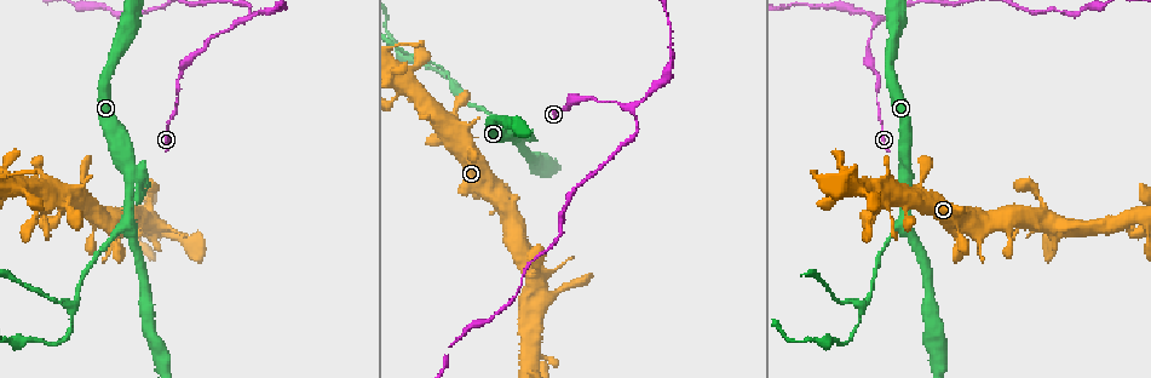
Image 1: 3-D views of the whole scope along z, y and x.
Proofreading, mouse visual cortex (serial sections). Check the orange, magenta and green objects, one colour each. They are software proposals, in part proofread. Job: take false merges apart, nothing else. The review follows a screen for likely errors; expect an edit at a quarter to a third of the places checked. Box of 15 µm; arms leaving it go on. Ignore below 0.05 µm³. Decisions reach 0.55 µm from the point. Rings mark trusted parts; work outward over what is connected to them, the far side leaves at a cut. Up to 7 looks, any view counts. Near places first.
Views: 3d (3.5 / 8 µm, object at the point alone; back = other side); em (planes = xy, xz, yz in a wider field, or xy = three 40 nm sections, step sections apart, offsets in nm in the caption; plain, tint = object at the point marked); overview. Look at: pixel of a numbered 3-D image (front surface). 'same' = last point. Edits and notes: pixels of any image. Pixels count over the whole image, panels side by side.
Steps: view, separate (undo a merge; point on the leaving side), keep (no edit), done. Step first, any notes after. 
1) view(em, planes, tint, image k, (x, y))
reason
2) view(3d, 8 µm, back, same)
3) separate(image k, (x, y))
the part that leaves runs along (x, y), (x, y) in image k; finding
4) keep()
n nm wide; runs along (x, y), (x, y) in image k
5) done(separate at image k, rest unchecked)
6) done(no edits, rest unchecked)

view(3d, 3.5 µm, image 1, (562, 109))

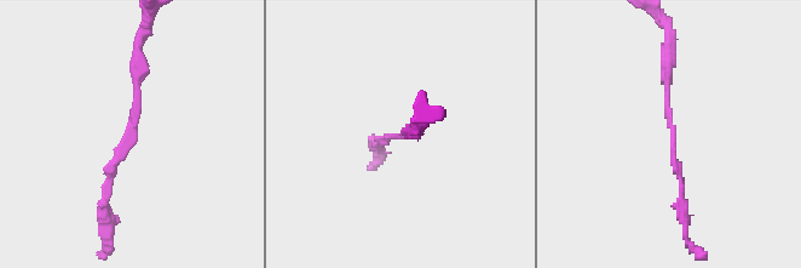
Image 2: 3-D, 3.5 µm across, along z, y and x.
view(em, xy, step 3, tint, image 2, (675, 132))
need the tissue

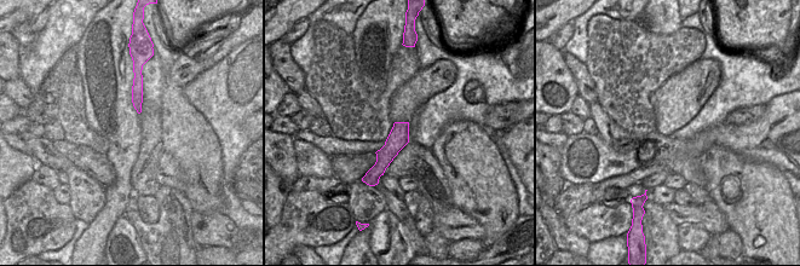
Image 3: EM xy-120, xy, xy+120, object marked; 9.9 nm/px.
keep()
runs along (105, 205), (116, 149), (138, 119), (138, 52) in image 2; all the same cell

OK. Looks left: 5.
view(3d, 3.5 µm, image 1, (906, 175))
narrows sharply

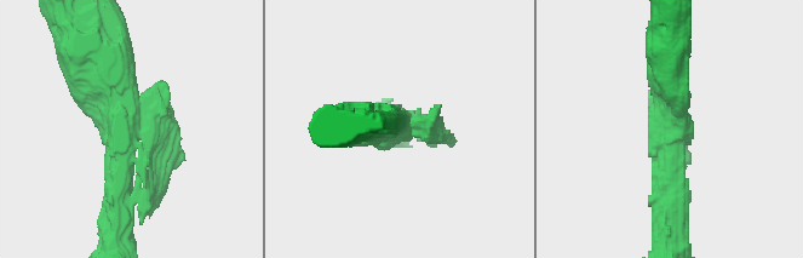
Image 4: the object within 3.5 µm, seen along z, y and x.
view(em, xy, step 1, tint, image 4, (668, 133))

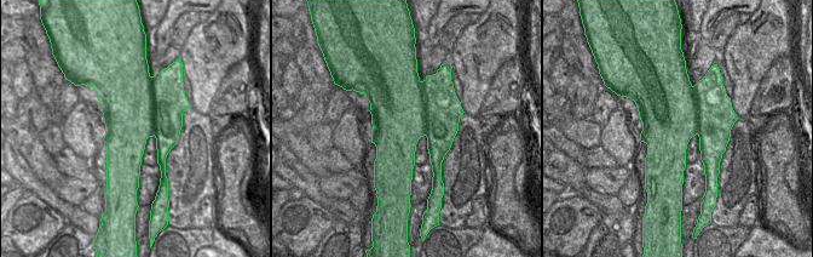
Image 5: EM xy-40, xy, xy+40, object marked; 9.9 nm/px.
separate(image 4, (175, 161))
700 nm wide; border along (150, 76), (153, 131), (155, 135) in image 5; a second cell is stuck on

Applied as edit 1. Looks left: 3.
view(3d, 3.5 µm, back, image 1, (62, 299))
sudden change in width

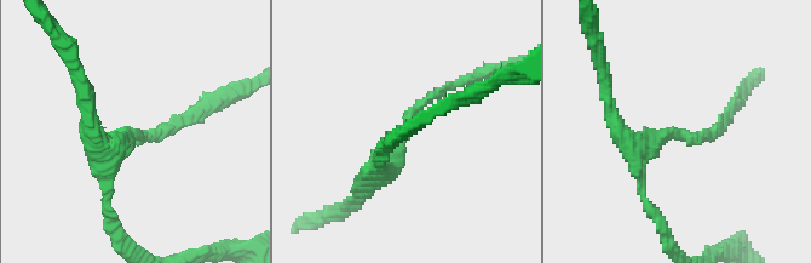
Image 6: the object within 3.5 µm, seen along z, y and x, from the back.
view(em, xy, step 3, tint, image 6, (407, 118))
arms of 150, 350 nm; shape alone is not enough

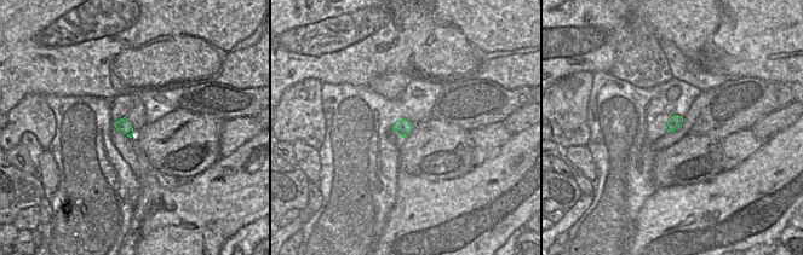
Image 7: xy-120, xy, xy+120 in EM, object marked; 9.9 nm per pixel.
keep()
runs along (372, 176), (413, 110), (472, 76) in image 6; continuous, no second cell

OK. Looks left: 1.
done(separate at image 4, rest unchecked)

